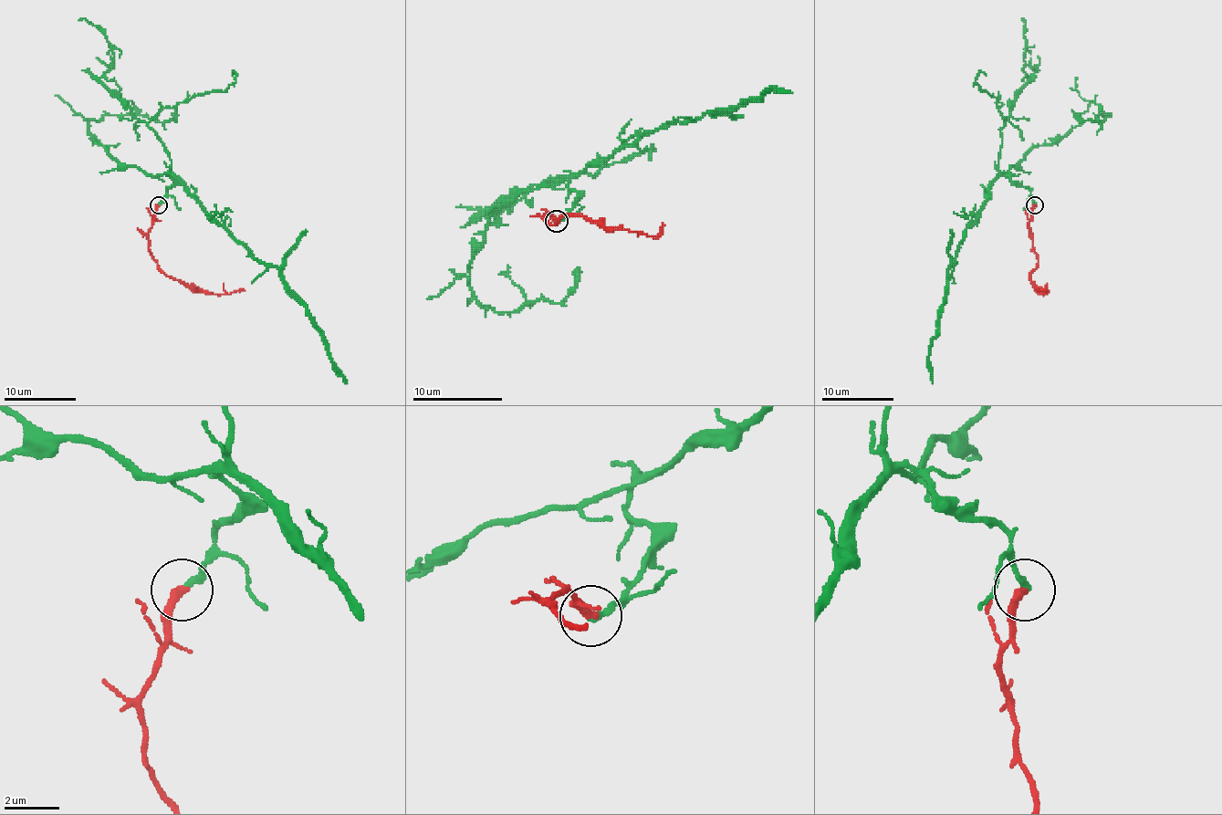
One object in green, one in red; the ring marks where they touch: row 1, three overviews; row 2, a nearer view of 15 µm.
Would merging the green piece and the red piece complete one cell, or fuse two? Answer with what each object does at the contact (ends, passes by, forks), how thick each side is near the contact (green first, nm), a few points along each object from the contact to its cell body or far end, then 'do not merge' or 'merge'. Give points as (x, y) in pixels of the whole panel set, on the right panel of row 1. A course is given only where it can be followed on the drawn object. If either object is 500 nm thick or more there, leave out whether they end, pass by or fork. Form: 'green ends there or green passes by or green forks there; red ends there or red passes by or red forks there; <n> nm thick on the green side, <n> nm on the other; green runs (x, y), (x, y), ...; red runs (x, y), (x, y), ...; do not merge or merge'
green ends there; red ends there; 240 nm thick on the green side, 340 nm on the other; green runs (1034, 204), (1004, 172), (989, 186), (948, 269), (928, 359), (932, 383); red runs (1034, 204), (1030, 210), (1028, 229), (1038, 266), (1030, 276), (1043, 294), (1047, 290), (1036, 288); merge

